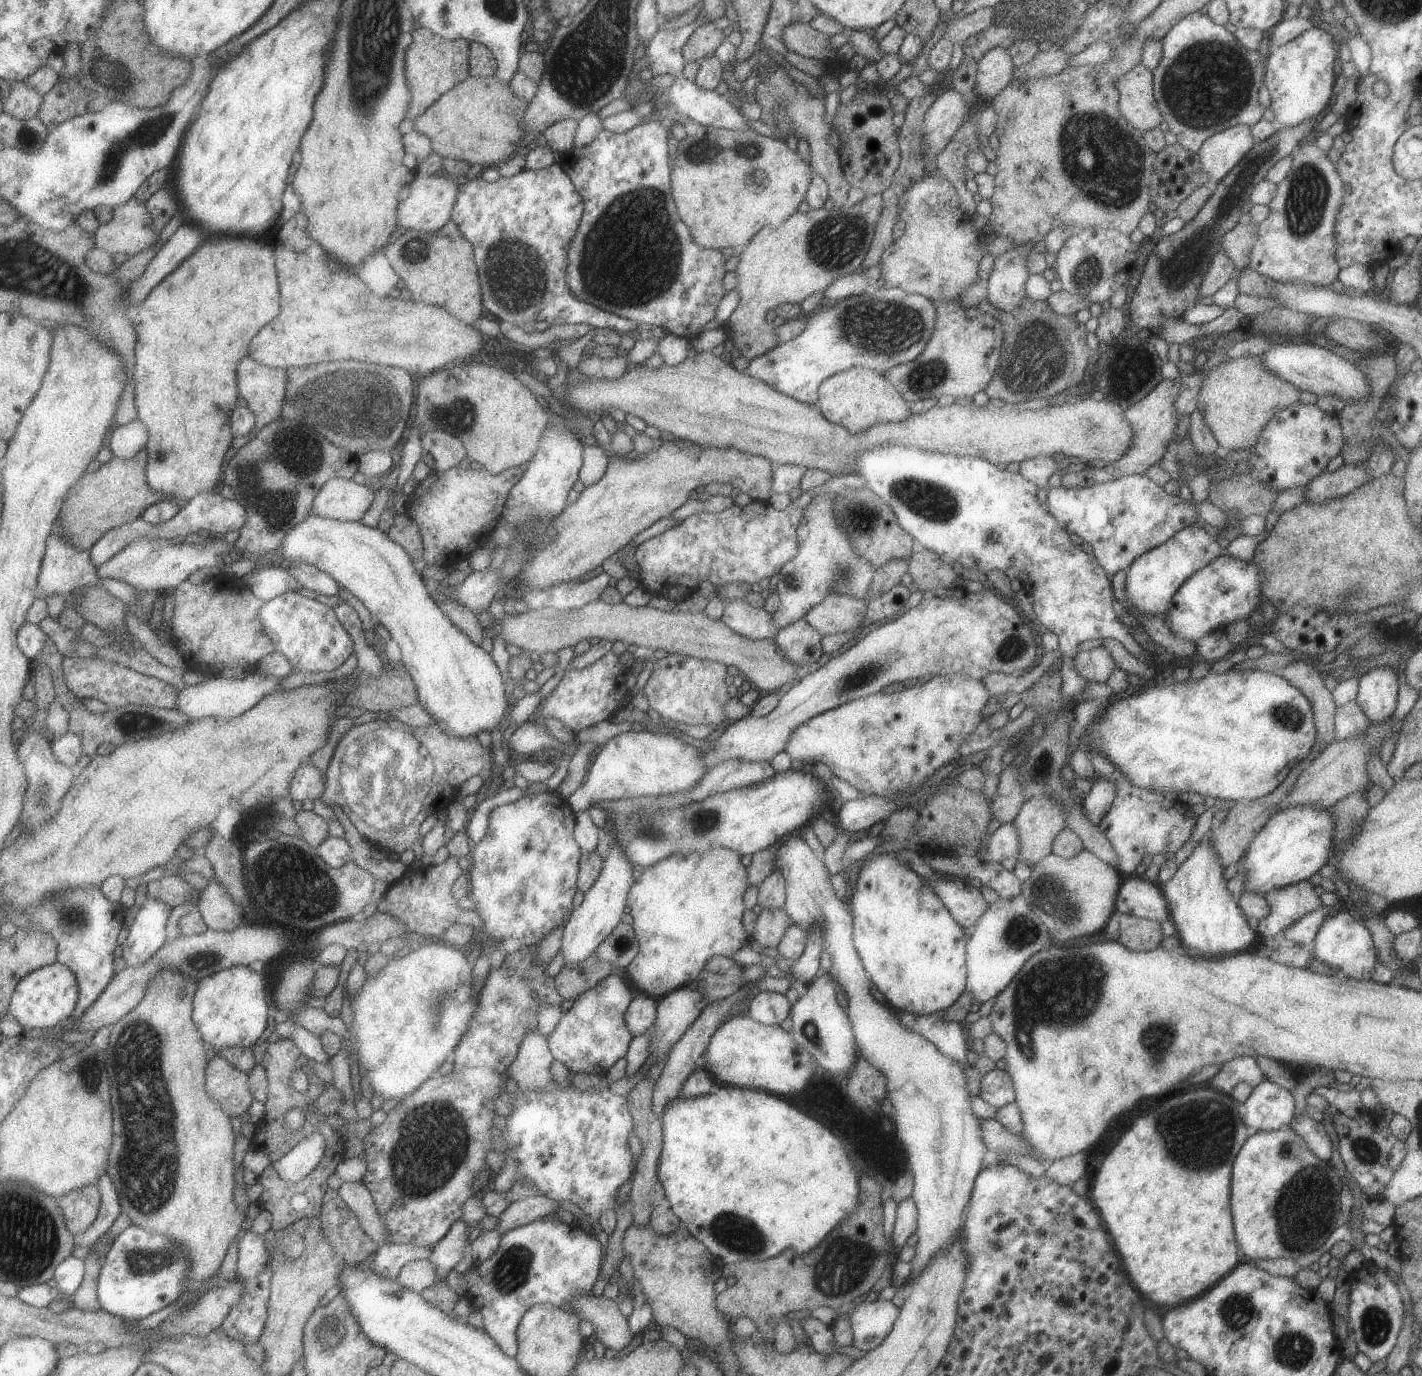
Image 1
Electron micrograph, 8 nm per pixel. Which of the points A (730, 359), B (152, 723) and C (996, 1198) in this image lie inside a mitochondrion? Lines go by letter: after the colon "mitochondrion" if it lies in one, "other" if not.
A: other
B: other
C: mitochondrion

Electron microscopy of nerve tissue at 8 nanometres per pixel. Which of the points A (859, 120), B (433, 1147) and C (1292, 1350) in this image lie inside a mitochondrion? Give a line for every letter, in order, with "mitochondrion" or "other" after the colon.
A: other
B: mitochondrion
C: mitochondrion

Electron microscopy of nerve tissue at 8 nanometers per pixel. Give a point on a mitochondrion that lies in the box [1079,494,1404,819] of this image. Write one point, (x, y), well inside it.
(1290, 718)

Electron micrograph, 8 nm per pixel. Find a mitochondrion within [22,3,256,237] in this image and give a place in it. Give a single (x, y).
(150, 131)

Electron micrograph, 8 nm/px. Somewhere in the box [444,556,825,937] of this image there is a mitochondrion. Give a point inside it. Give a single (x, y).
(699, 823)

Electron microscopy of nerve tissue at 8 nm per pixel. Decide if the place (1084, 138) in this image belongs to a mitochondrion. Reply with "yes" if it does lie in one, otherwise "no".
yes

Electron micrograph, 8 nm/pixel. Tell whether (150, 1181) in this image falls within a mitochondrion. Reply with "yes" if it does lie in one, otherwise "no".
yes

